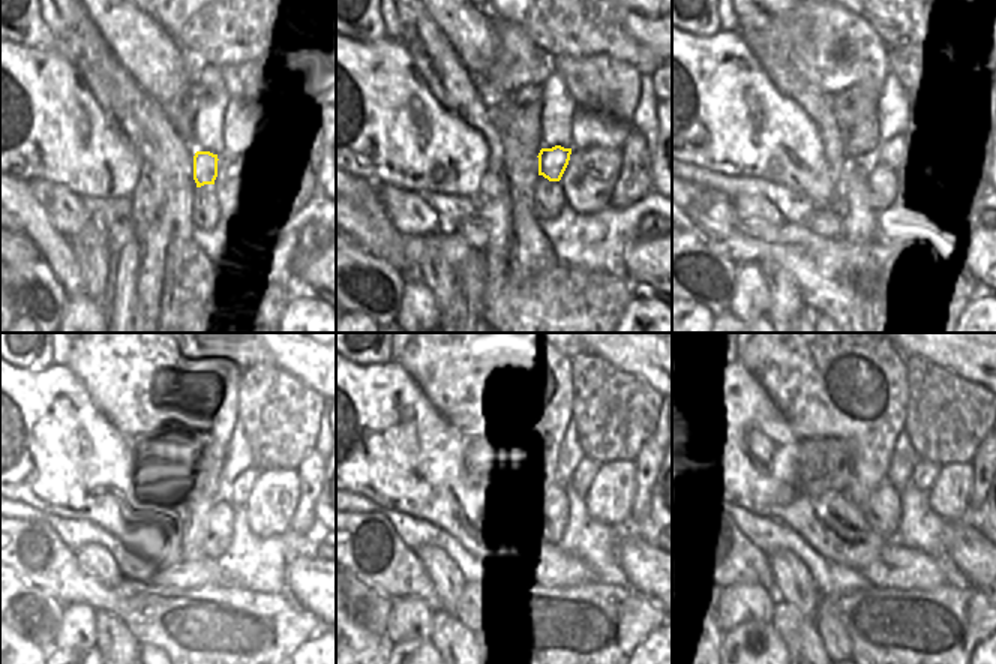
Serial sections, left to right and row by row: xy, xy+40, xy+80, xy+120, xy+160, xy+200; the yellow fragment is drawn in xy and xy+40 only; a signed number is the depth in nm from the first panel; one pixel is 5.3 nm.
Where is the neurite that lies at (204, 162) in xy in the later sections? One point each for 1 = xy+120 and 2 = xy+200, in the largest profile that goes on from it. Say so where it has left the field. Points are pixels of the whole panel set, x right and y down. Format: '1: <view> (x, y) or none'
1: xy+120 (240, 489)
2: xy+200 (924, 472)

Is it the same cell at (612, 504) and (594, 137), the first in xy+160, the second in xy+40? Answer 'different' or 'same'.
different

